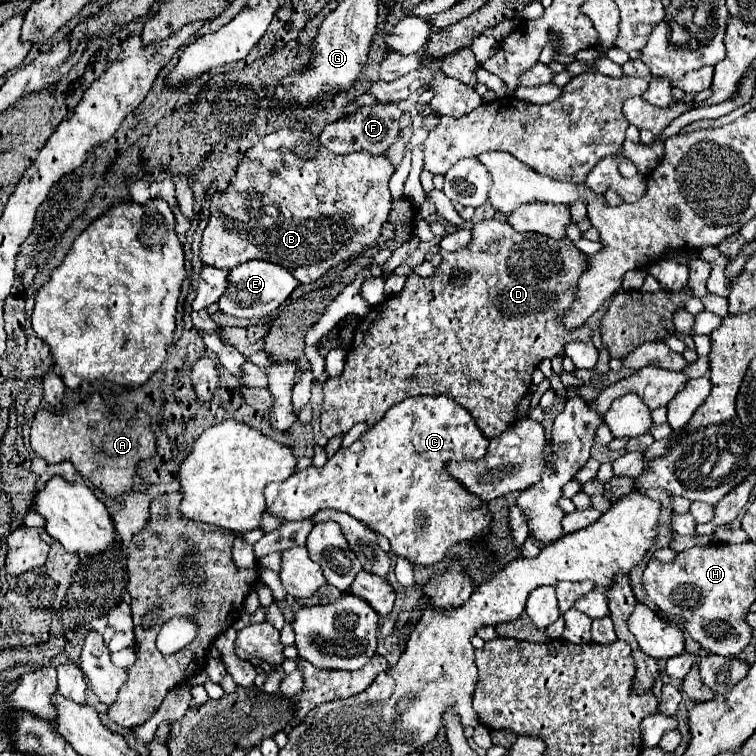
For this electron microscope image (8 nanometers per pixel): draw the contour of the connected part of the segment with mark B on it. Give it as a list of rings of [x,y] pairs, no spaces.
[[[322,146],[322,154],[316,152],[314,156],[316,156],[316,158],[312,158],[314,170],[306,174],[308,178],[314,178],[314,182],[310,182],[310,186],[308,186],[308,188],[312,188],[312,190],[310,190],[312,194],[306,194],[306,196],[302,194],[300,198],[288,196],[290,202],[292,202],[290,206],[282,206],[282,204],[274,204],[274,202],[268,204],[268,198],[266,198],[268,194],[262,192],[262,188],[260,188],[258,182],[236,182],[236,176],[234,176],[234,182],[230,182],[230,186],[228,186],[224,192],[216,192],[216,194],[212,196],[212,204],[210,204],[210,220],[208,220],[208,226],[206,226],[204,236],[202,236],[200,260],[202,260],[204,264],[208,264],[208,266],[228,268],[228,270],[234,268],[234,266],[238,266],[238,264],[242,264],[242,262],[248,262],[248,260],[268,260],[268,262],[274,262],[274,264],[284,266],[298,282],[310,284],[310,282],[316,282],[316,280],[318,280],[324,272],[328,272],[330,268],[338,266],[340,262],[344,262],[344,260],[348,260],[348,258],[352,258],[352,256],[358,256],[364,246],[370,246],[370,244],[380,236],[382,224],[386,222],[386,218],[388,218],[388,214],[390,214],[392,198],[390,198],[390,190],[388,190],[388,180],[390,180],[390,176],[394,174],[394,166],[386,160],[386,156],[372,156],[372,154],[368,154],[368,152],[354,152],[354,154],[346,154],[346,156],[336,156],[336,154],[328,152],[324,146]]]

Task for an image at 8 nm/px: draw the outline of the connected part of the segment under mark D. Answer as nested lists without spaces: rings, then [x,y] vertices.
[[[482,220],[476,222],[472,226],[472,240],[466,248],[456,250],[456,252],[446,252],[442,248],[438,248],[438,254],[442,256],[442,264],[436,268],[436,274],[432,278],[418,278],[416,274],[410,274],[406,278],[404,290],[388,296],[384,302],[380,302],[378,306],[374,306],[358,324],[358,328],[354,330],[354,340],[352,340],[352,348],[346,356],[346,364],[344,364],[344,372],[336,378],[328,378],[324,382],[324,406],[322,406],[322,416],[320,416],[320,426],[322,426],[322,434],[326,438],[332,438],[336,434],[346,434],[356,422],[368,422],[370,426],[378,424],[386,410],[392,408],[394,404],[412,398],[412,396],[448,396],[452,400],[456,400],[460,406],[464,406],[476,420],[478,428],[484,432],[484,436],[494,438],[498,434],[502,434],[512,422],[514,422],[514,404],[522,400],[522,396],[526,396],[530,384],[532,384],[532,372],[534,368],[544,360],[544,358],[554,358],[554,356],[564,356],[564,346],[568,342],[590,342],[592,340],[592,330],[582,324],[580,328],[574,330],[566,330],[562,320],[568,312],[568,308],[572,306],[572,302],[576,300],[576,284],[584,272],[584,264],[588,264],[588,254],[584,254],[582,250],[578,250],[572,240],[562,238],[562,240],[550,240],[548,236],[540,236],[540,234],[532,234],[532,232],[516,232],[512,230],[512,226],[504,220]]]

